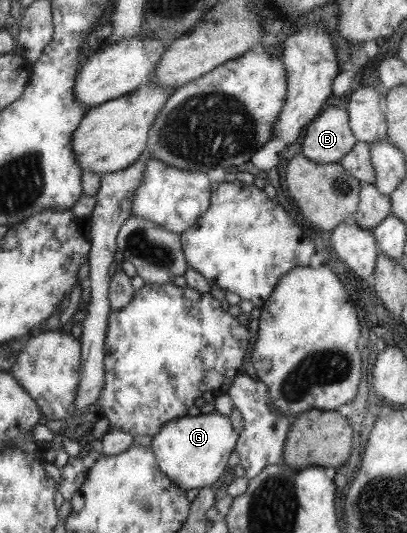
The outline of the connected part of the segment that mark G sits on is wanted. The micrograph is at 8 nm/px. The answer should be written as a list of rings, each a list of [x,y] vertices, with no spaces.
[[[220,413],[199,414],[198,416],[184,416],[166,423],[151,439],[154,456],[157,457],[158,468],[178,488],[186,489],[193,493],[199,488],[210,486],[222,474],[226,460],[234,448],[236,434],[232,424],[226,416]]]

